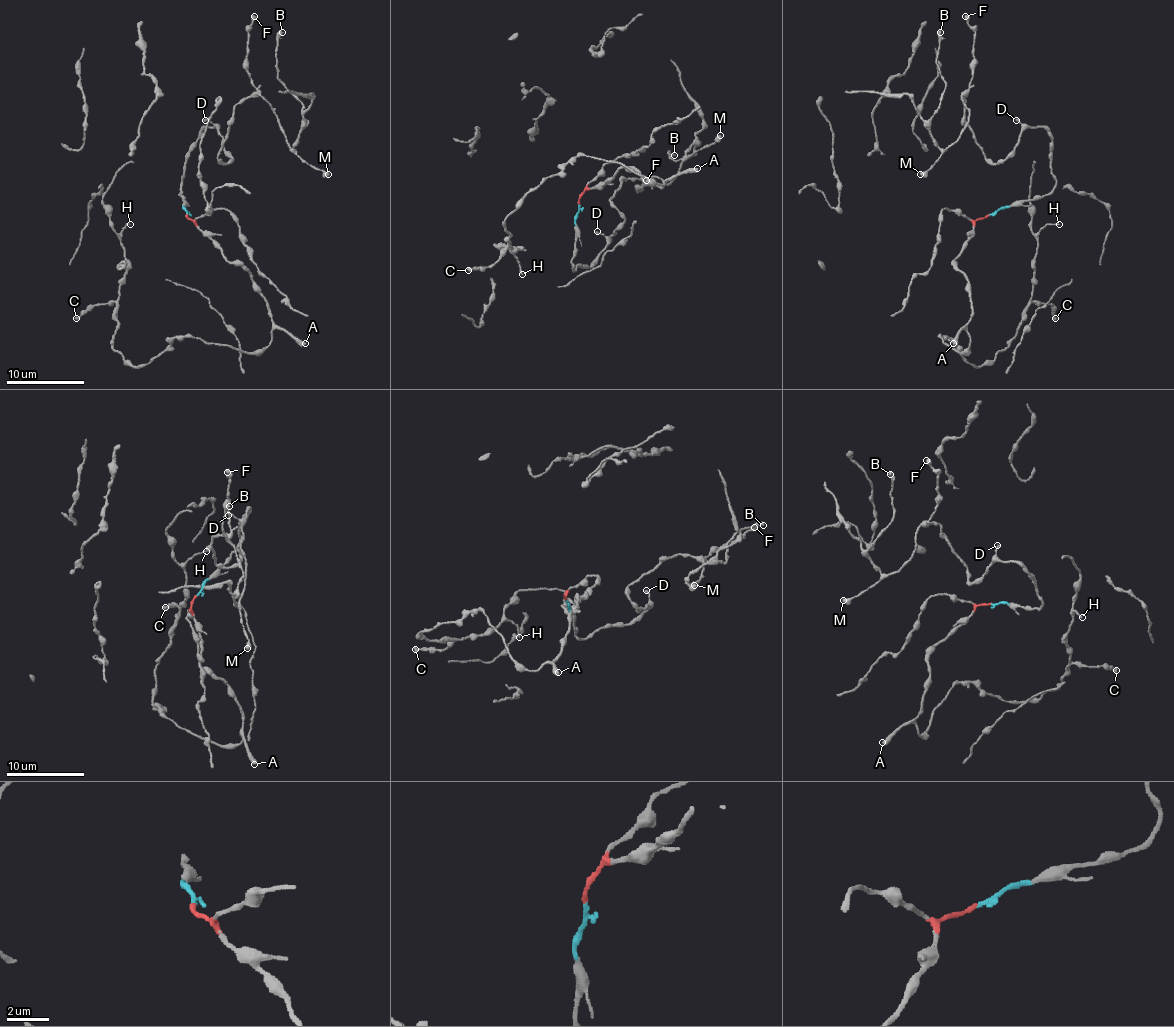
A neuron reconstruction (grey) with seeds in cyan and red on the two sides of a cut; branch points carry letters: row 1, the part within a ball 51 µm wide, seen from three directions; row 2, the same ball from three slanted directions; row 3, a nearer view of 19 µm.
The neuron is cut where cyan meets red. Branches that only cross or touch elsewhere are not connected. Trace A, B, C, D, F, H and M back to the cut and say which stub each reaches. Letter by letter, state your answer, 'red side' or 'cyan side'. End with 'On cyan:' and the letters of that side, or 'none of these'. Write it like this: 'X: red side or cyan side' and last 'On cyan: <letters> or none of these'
A: red side
B: cyan side
C: red side
D: cyan side
F: cyan side
H: red side
M: cyan side
On cyan: B, D, F, M

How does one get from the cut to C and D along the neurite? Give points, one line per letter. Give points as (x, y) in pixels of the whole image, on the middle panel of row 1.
C: (579, 205), (622, 168), (665, 181), (575, 156), (504, 220), (506, 246), (491, 265), (467, 269)
D: (579, 205), (575, 253), (571, 261), (575, 271), (577, 265), (590, 265), (606, 246), (606, 238), (596, 230)

